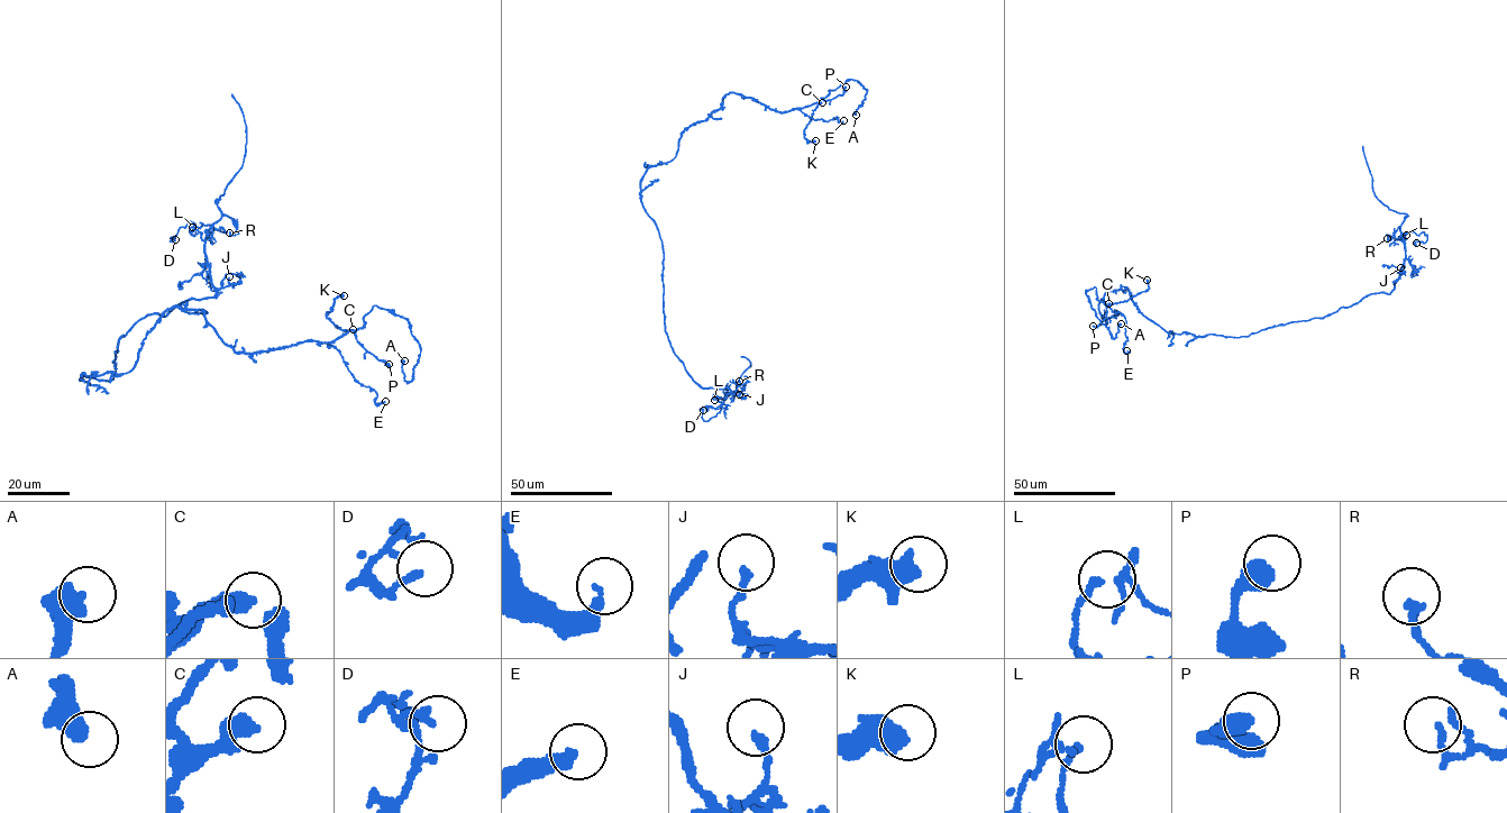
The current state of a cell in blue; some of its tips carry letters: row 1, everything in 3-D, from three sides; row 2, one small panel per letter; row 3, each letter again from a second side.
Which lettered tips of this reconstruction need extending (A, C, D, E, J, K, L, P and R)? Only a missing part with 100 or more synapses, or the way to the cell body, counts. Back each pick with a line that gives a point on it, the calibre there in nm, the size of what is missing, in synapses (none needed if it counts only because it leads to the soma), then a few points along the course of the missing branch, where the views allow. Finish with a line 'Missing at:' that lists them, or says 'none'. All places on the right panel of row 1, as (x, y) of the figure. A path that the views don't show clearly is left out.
Missing at: none

